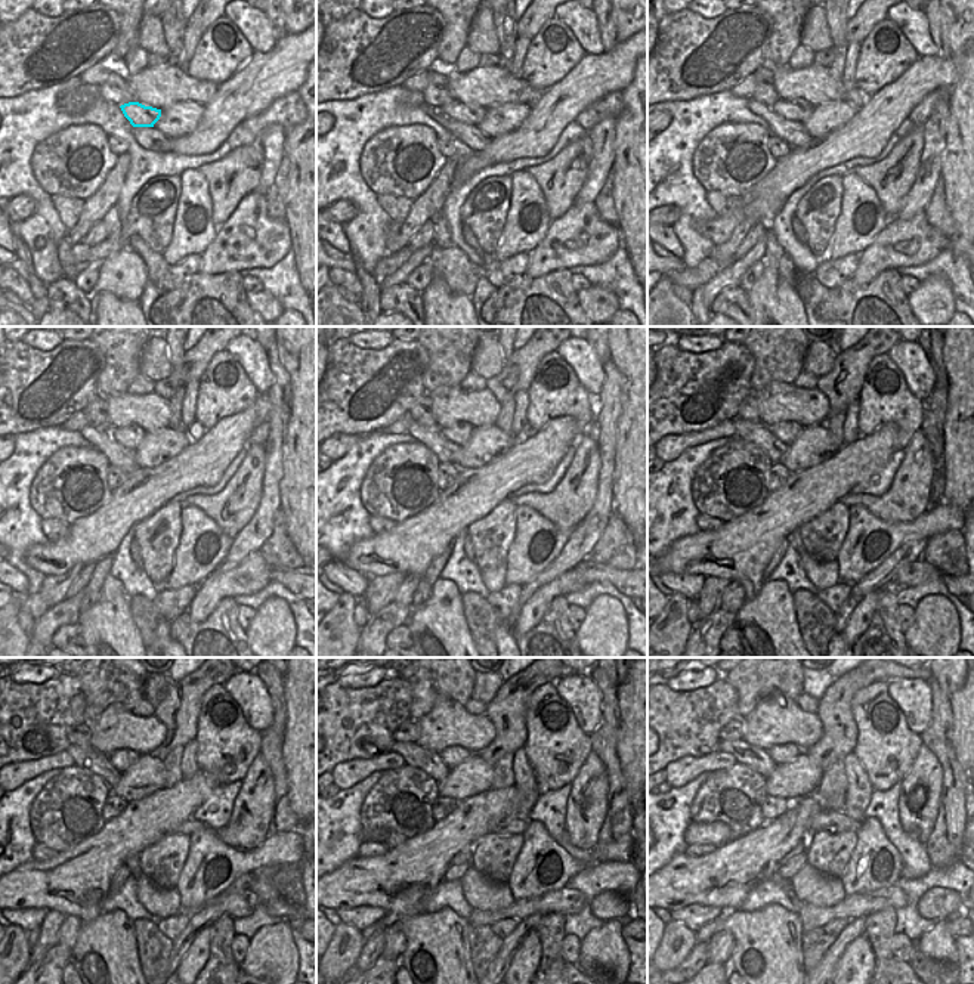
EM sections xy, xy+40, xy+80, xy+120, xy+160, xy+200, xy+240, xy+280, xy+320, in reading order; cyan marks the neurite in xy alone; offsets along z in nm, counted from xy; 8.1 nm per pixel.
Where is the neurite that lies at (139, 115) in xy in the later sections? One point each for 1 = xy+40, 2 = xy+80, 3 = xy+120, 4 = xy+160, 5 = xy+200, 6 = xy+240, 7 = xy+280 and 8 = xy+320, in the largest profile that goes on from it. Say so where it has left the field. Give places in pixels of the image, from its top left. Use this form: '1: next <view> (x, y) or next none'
1: next xy+40 (472, 114)
2: next xy+80 (797, 110)
3: next xy+120 (130, 436)
4: next xy+160 (460, 433)
5: next xy+200 (787, 432)
6: next xy+240 (121, 760)
7: next xy+280 (454, 755)
8: next xy+320 (781, 754)

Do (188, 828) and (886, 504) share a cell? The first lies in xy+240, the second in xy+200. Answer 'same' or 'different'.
same

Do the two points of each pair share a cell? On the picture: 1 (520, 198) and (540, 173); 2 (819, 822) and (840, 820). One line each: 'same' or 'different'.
1: different
2: same

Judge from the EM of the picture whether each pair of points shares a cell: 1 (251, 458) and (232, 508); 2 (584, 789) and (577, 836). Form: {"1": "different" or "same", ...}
{"1": "same", "2": "same"}

